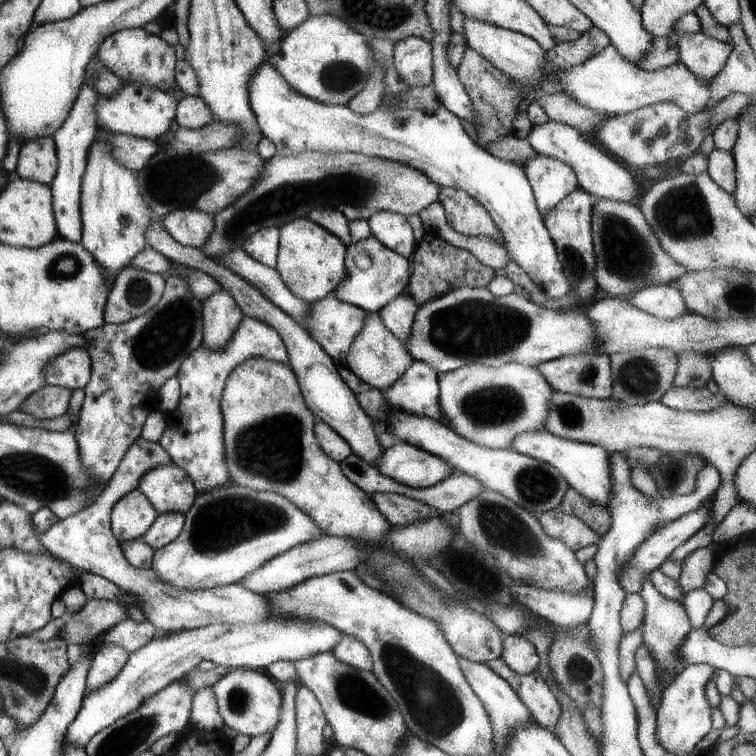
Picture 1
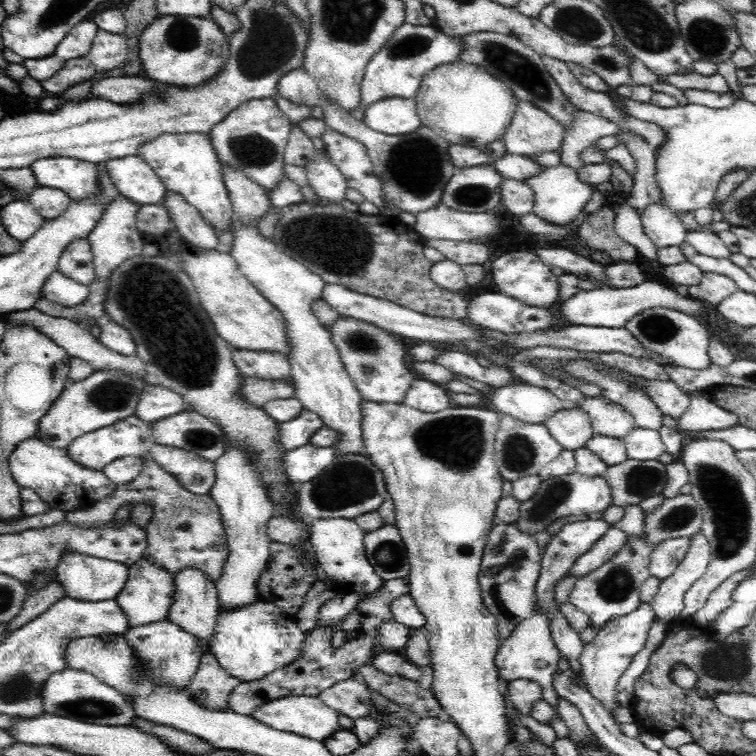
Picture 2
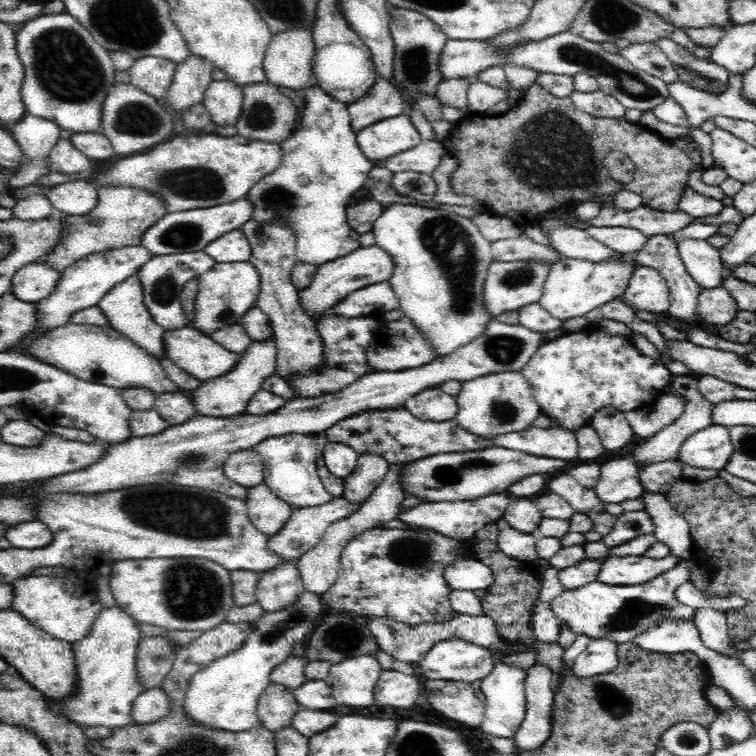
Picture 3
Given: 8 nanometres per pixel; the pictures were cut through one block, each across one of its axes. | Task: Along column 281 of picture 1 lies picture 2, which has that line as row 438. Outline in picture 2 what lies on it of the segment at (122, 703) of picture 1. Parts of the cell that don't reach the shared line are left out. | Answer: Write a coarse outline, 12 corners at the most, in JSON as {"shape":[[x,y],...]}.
{"shape":[[634,427],[623,438],[627,458],[658,460],[661,434]]}

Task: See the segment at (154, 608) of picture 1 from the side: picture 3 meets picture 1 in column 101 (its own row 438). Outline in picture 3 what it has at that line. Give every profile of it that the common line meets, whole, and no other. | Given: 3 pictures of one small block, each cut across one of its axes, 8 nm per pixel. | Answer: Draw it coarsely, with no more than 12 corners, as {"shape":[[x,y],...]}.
{"shape":[[528,426],[491,438],[496,447],[578,461],[578,437]]}

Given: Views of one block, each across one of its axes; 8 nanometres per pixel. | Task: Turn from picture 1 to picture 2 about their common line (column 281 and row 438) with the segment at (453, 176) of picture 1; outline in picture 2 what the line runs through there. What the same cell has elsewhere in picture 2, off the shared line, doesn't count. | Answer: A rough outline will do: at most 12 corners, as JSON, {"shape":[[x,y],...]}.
{"shape":[[132,415],[80,436],[66,451],[103,470],[126,456],[145,459],[157,442]]}

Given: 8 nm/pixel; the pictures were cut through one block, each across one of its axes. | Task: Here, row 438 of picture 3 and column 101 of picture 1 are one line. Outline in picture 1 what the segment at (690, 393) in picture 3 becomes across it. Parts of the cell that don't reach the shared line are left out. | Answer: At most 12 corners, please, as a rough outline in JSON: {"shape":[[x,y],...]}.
{"shape":[[109,643],[93,652],[85,692],[102,687],[130,655]]}

